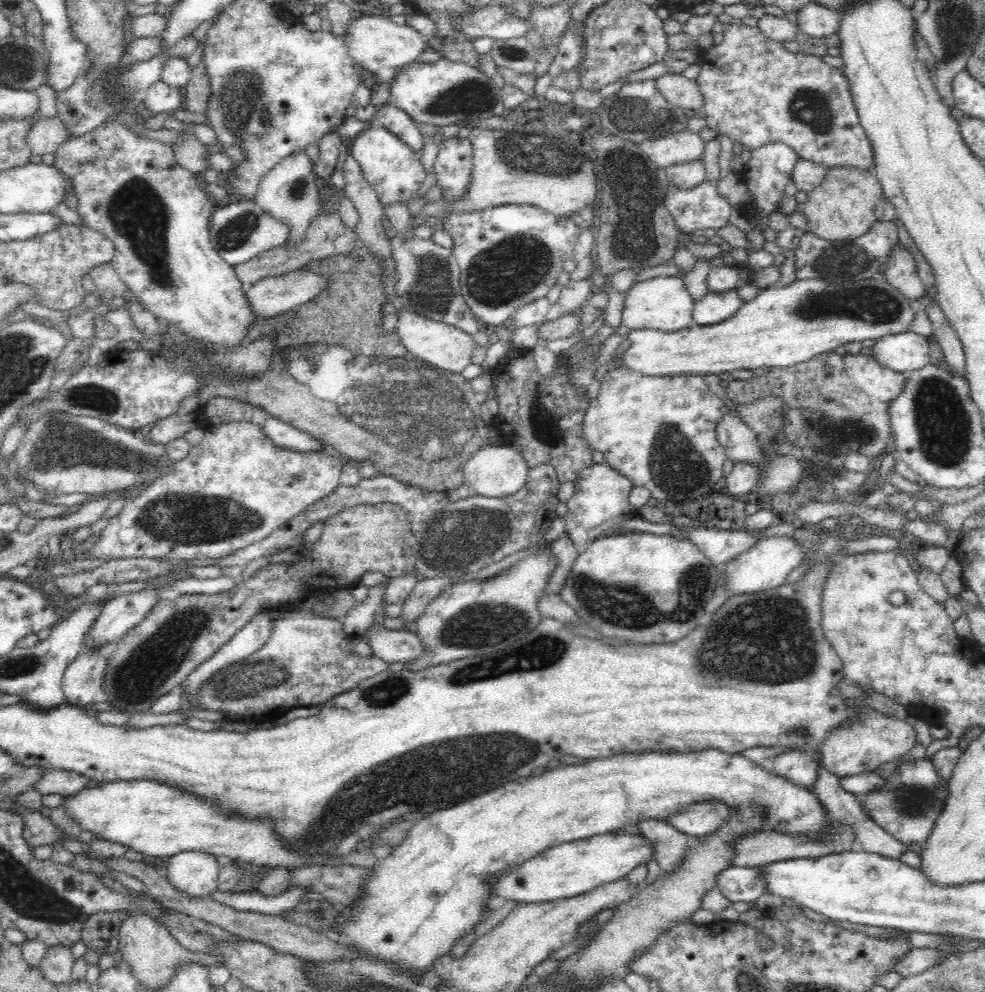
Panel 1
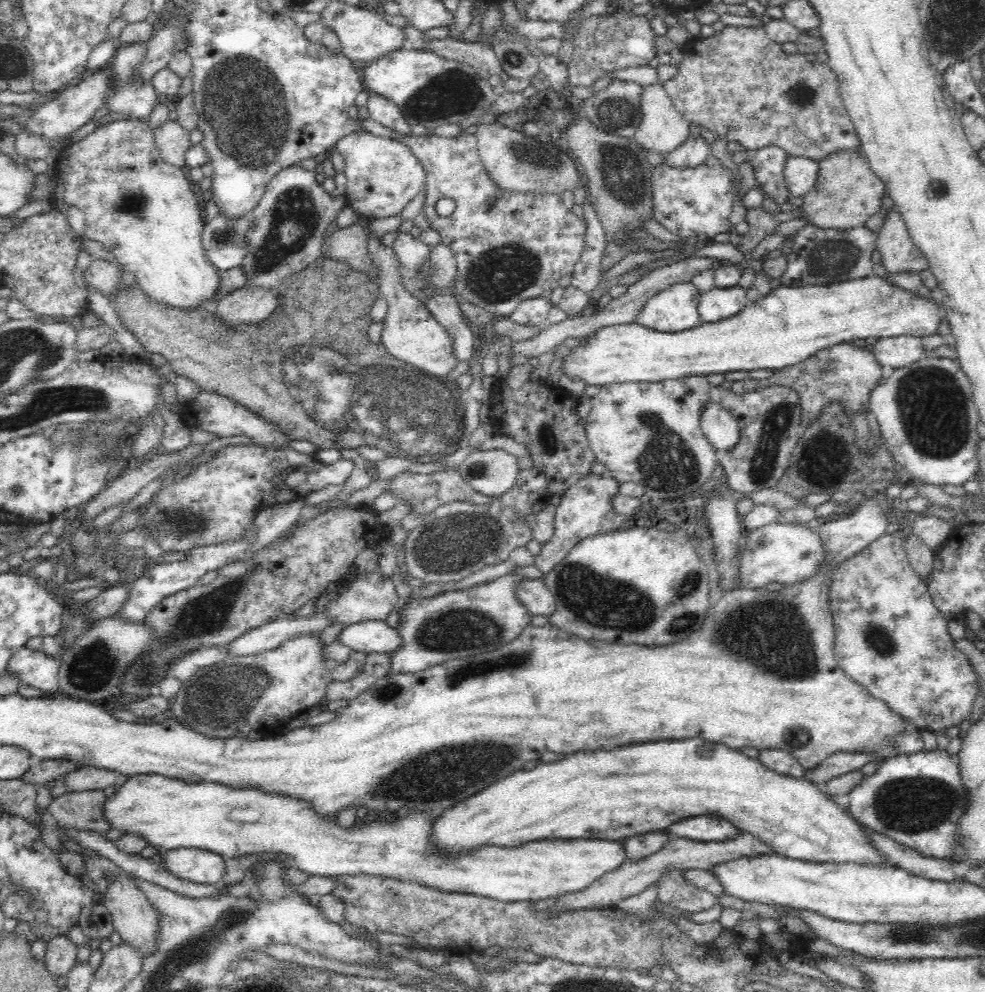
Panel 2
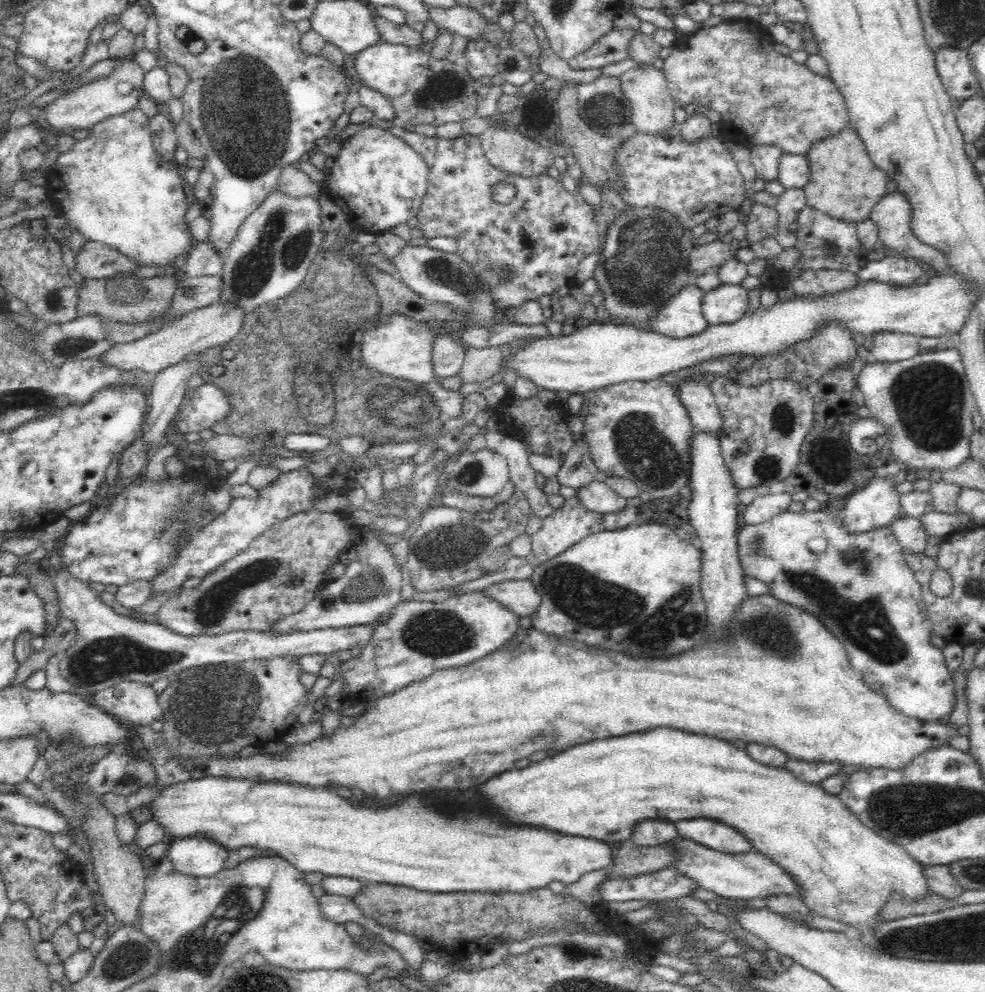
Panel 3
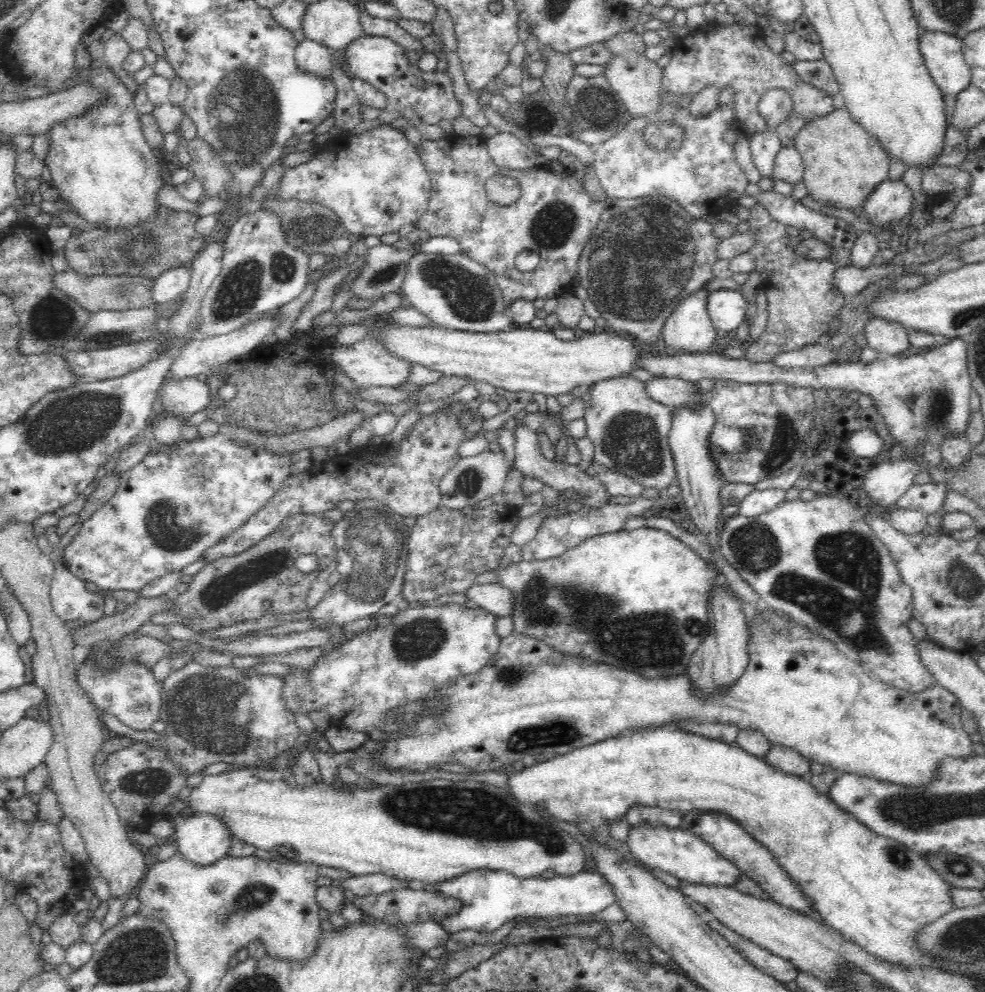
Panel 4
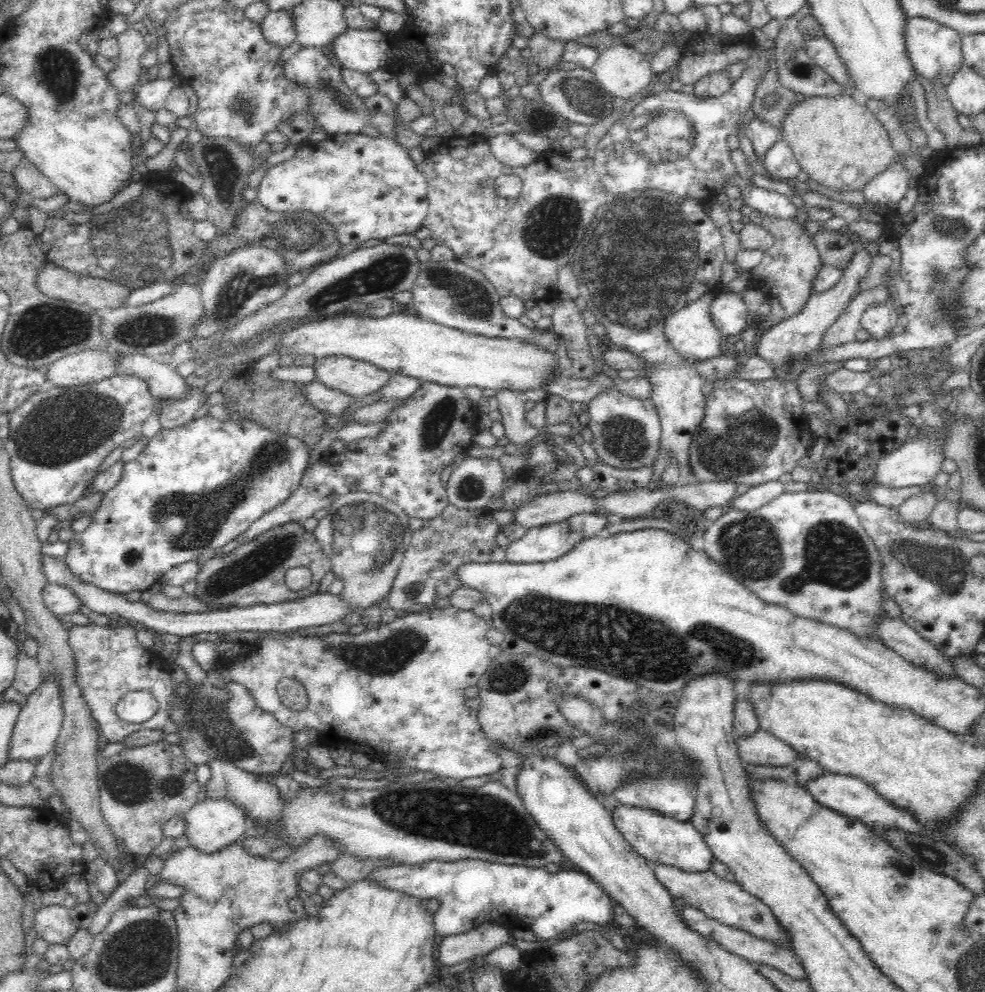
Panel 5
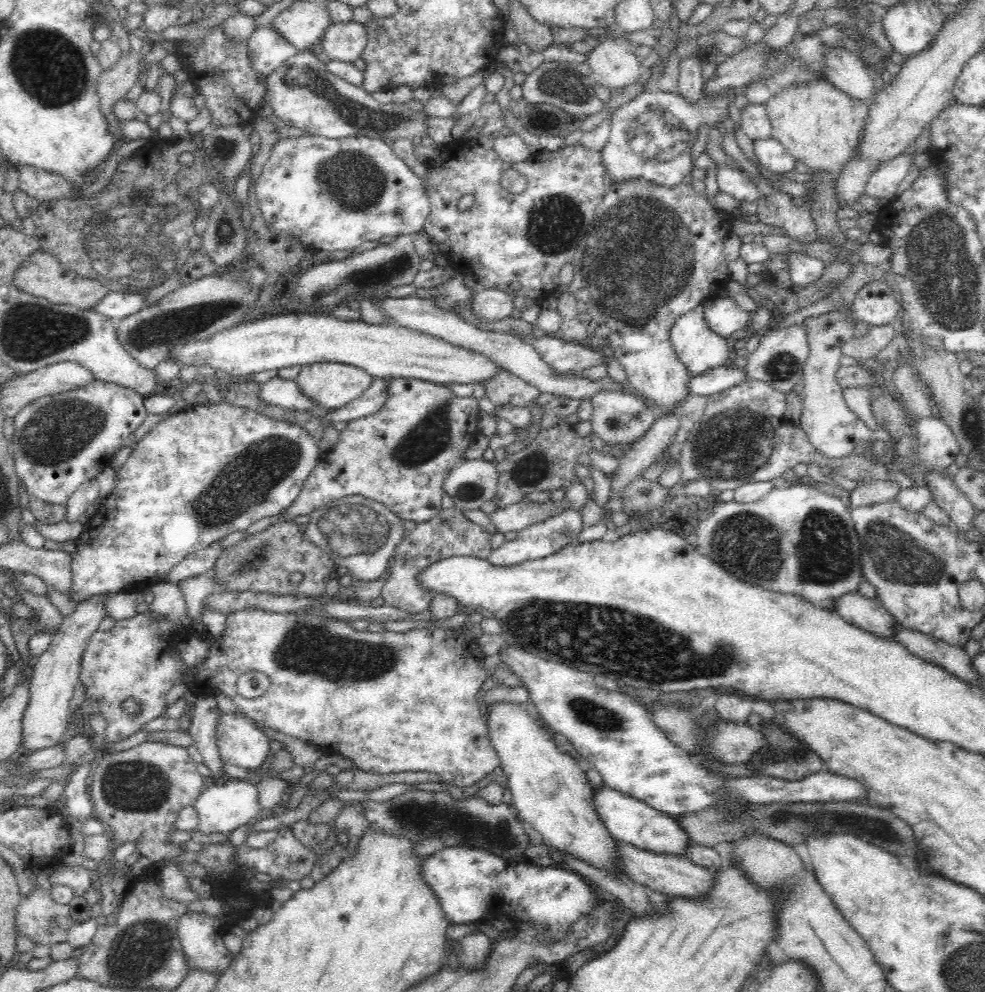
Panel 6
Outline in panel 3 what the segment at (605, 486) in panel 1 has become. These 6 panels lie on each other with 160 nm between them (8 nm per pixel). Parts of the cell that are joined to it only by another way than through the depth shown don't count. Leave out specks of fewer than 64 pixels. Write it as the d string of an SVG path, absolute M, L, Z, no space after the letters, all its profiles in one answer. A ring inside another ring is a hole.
M576 499L565 500L561 508L554 509L550 516L546 516L541 520L540 528L531 535L531 550L526 556L526 560L533 566L536 564L542 564L554 556L558 556L561 552L564 552L567 548L570 548L573 544L580 542L580 540L590 536L591 534L623 529L630 525L630 522L634 520L634 512L632 508L626 512L626 514L614 514L614 513L597 513L588 511L584 506Z

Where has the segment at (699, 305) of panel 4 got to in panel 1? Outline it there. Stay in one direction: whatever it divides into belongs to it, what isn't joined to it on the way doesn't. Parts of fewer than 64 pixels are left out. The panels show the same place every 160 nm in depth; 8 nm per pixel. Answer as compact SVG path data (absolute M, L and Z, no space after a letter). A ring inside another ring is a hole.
M658 276L630 288L621 316L620 325L629 329L654 328L661 331L678 331L688 328L693 320L693 308L696 300L688 293L682 276Z

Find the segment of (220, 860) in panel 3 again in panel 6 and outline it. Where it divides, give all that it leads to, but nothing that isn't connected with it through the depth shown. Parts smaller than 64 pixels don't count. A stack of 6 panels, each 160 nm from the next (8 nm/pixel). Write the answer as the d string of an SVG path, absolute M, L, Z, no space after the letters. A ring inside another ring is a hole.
M228 779L223 784L214 784L200 792L200 796L194 801L195 809L198 811L199 823L197 830L200 833L224 832L229 834L232 830L242 826L250 826L258 818L261 810L259 794L256 784L239 779Z

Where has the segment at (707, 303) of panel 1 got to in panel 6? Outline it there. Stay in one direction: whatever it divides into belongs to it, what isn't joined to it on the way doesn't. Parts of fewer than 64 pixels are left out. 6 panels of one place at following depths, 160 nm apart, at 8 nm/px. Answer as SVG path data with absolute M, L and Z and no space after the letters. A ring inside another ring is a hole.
M716 298L703 313L710 330L730 341L732 334L751 319L750 312L742 310L733 298Z

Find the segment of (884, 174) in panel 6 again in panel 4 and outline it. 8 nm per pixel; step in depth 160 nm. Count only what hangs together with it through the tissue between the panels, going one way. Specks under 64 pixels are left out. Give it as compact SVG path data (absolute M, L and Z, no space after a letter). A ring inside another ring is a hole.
M902 178L882 180L862 202L866 210L870 225L874 226L877 233L886 232L884 226L890 222L898 225L901 218L910 212L914 196Z

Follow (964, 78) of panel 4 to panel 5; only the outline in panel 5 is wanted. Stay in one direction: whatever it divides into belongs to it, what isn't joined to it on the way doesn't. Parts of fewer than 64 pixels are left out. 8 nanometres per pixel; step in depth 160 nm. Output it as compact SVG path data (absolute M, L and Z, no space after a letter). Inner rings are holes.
M912 16L907 18L907 24L904 28L904 47L906 55L912 63L914 70L924 79L940 80L942 84L949 82L954 72L962 66L964 62L961 51L961 35L952 28L947 28L937 21L924 19L922 16Z

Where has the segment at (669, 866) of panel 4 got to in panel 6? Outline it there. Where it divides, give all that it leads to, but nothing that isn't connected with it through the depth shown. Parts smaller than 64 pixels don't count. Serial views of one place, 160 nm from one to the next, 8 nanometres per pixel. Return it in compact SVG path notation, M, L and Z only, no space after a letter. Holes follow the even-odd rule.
M602 784L598 788L593 788L594 811L598 813L600 821L608 829L608 833L616 840L627 842L632 846L651 850L652 852L661 852L664 854L684 855L684 848L692 844L688 834L678 825L678 821L664 812L657 811L648 806L645 802L622 794L619 790Z

